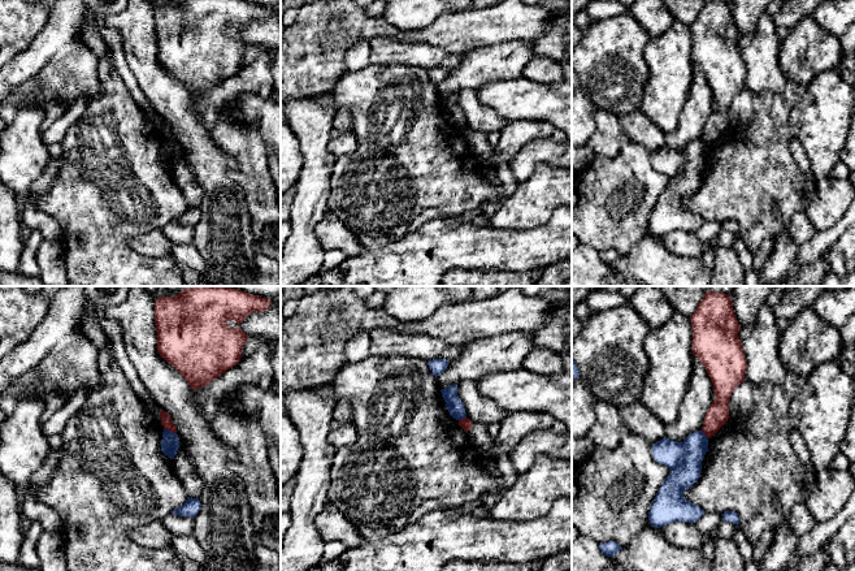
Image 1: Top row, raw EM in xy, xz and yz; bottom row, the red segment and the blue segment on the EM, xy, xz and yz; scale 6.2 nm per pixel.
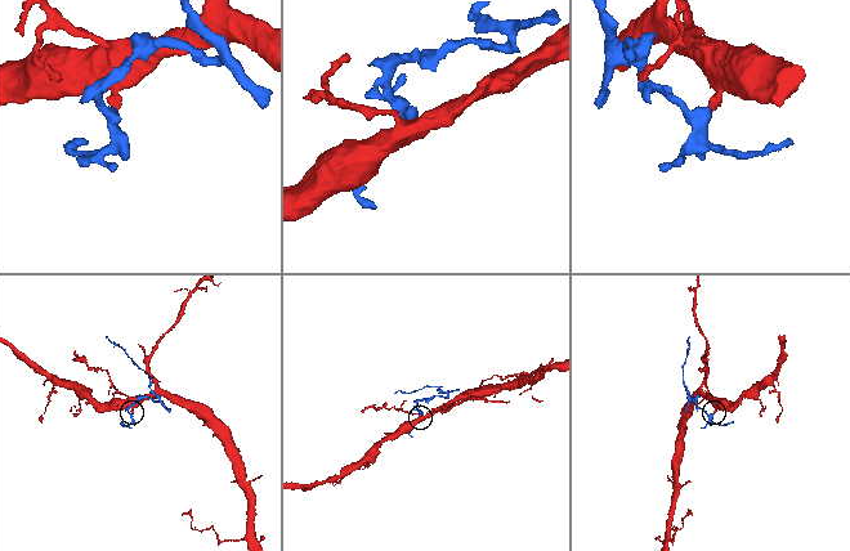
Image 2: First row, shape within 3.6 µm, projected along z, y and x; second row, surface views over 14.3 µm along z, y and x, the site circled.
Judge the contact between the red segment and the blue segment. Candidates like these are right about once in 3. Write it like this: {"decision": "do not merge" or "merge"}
{"decision": "do not merge"}

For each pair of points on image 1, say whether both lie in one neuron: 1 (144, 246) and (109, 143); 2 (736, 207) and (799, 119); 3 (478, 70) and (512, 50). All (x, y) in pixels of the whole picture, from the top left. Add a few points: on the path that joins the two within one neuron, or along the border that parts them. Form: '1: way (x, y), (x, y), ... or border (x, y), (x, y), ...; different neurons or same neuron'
1: border (160, 228), (134, 234), (126, 242); different neurons
2: border (799, 99), (793, 107), (789, 120), (791, 135); different neurons
3: way (486, 64), (500, 61), (504, 57); same neuron

